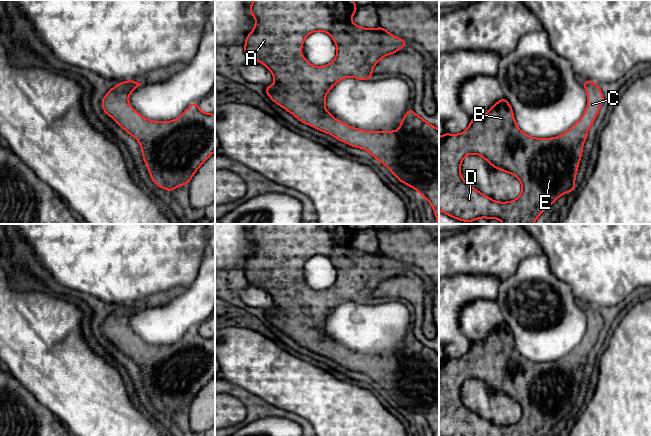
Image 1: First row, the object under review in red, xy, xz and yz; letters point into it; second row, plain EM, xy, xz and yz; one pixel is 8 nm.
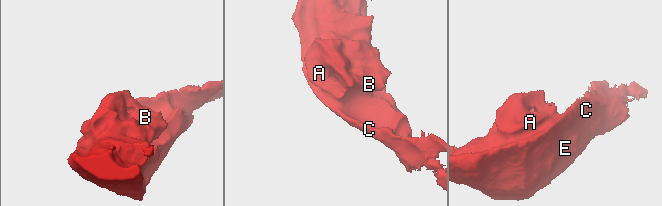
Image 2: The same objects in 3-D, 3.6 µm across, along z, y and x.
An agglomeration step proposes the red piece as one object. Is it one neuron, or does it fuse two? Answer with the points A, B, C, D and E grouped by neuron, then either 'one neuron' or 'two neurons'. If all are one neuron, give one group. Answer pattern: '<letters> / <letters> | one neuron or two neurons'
A B C D E | one neuron

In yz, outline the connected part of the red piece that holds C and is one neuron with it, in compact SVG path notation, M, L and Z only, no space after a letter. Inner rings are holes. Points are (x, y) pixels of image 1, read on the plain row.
M585 303L584 306L582 307L586 316L587 316L587 331L585 333L584 338L580 342L578 346L576 346L570 353L568 353L566 356L562 357L561 359L554 361L554 362L534 362L531 361L525 357L523 357L519 351L516 348L514 338L512 331L510 327L507 325L506 322L500 323L497 327L495 327L490 334L483 340L477 341L477 342L471 342L470 348L468 352L460 357L460 358L449 358L445 357L439 361L439 434L441 436L544 436L548 431L550 431L561 419L574 415L576 413L576 408L575 408L575 401L577 398L577 394L579 391L579 386L582 381L582 374L584 370L584 366L587 362L588 359L588 353L592 350L594 347L595 343L597 342L599 333L604 326L604 319L602 315L599 312L598 307L594 307L588 303ZM468 378L478 378L482 382L484 382L489 388L493 390L492 395L498 393L499 395L506 396L508 398L513 398L515 399L521 406L522 414L520 420L512 425L509 426L498 426L492 424L490 421L482 418L479 416L477 413L474 411L471 411L461 400L460 397L460 390L463 385L463 383L468 379Z

